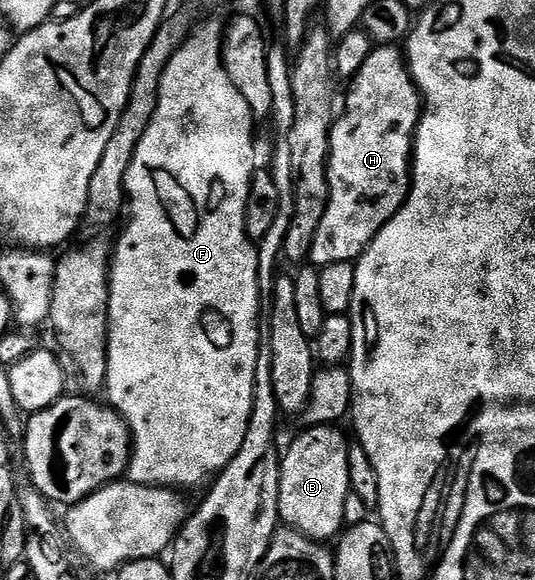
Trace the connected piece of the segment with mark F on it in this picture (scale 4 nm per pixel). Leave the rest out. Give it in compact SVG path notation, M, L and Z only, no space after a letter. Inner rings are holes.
M207 22L199 31L192 33L187 41L177 53L169 60L169 64L163 70L161 76L161 88L159 89L159 103L157 112L145 128L141 136L141 144L137 144L137 152L133 152L133 160L129 164L127 173L127 185L125 187L125 219L127 218L127 227L123 230L123 235L113 246L113 257L109 267L109 277L111 280L111 299L107 305L107 384L105 387L106 401L119 413L127 422L127 427L131 430L131 441L133 443L133 453L131 456L131 465L127 467L126 477L132 482L140 482L143 486L166 486L168 488L184 488L183 486L199 486L203 481L214 479L222 470L225 469L231 461L241 452L241 444L245 444L245 432L249 432L249 416L253 412L253 384L255 383L255 373L257 372L258 356L258 322L259 322L259 303L261 292L259 292L259 254L256 243L251 241L245 228L245 208L249 204L249 184L251 176L257 169L255 163L255 138L251 135L251 125L253 119L249 112L249 104L245 104L245 96L237 92L235 85L229 80L229 72L225 72L223 67L223 51L221 43L223 40L224 27L218 26L215 22Z

